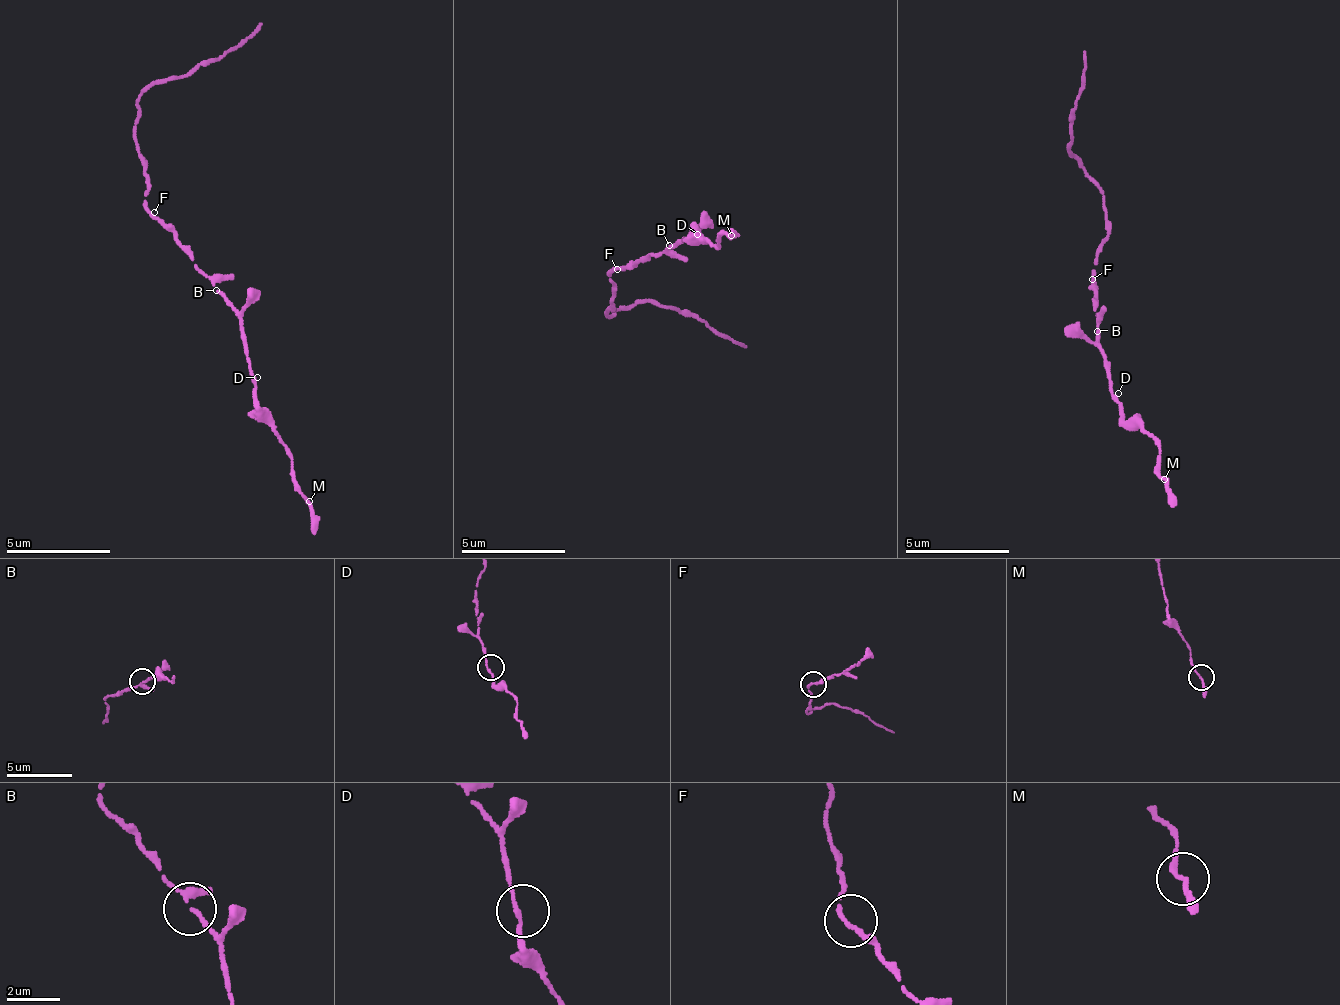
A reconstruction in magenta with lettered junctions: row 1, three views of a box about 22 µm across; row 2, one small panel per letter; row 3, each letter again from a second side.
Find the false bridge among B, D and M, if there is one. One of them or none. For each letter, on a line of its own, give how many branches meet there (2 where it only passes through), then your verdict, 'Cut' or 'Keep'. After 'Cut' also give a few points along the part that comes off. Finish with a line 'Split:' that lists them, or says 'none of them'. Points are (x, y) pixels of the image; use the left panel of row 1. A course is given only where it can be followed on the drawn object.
B: Branches: 3. Keep
D: Branches: 2. Keep
M: Branches: 2. Keep
Split: none of them

